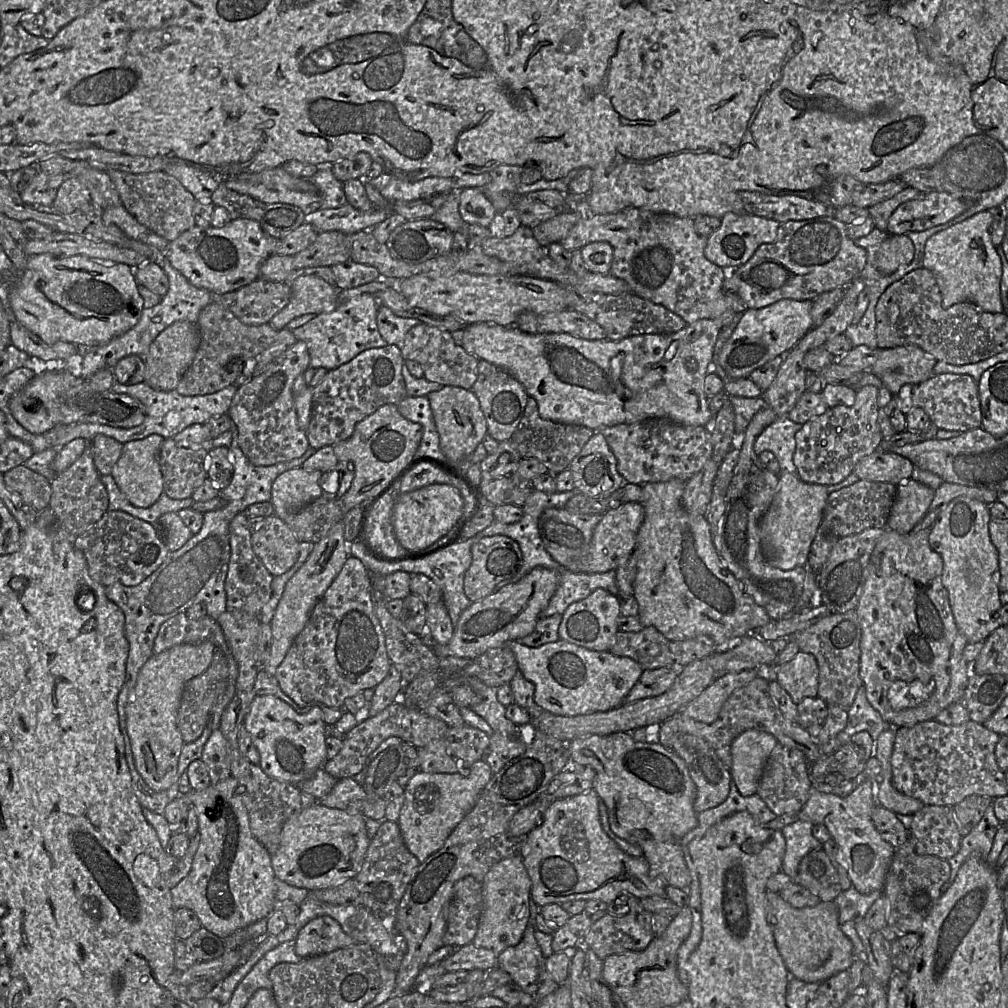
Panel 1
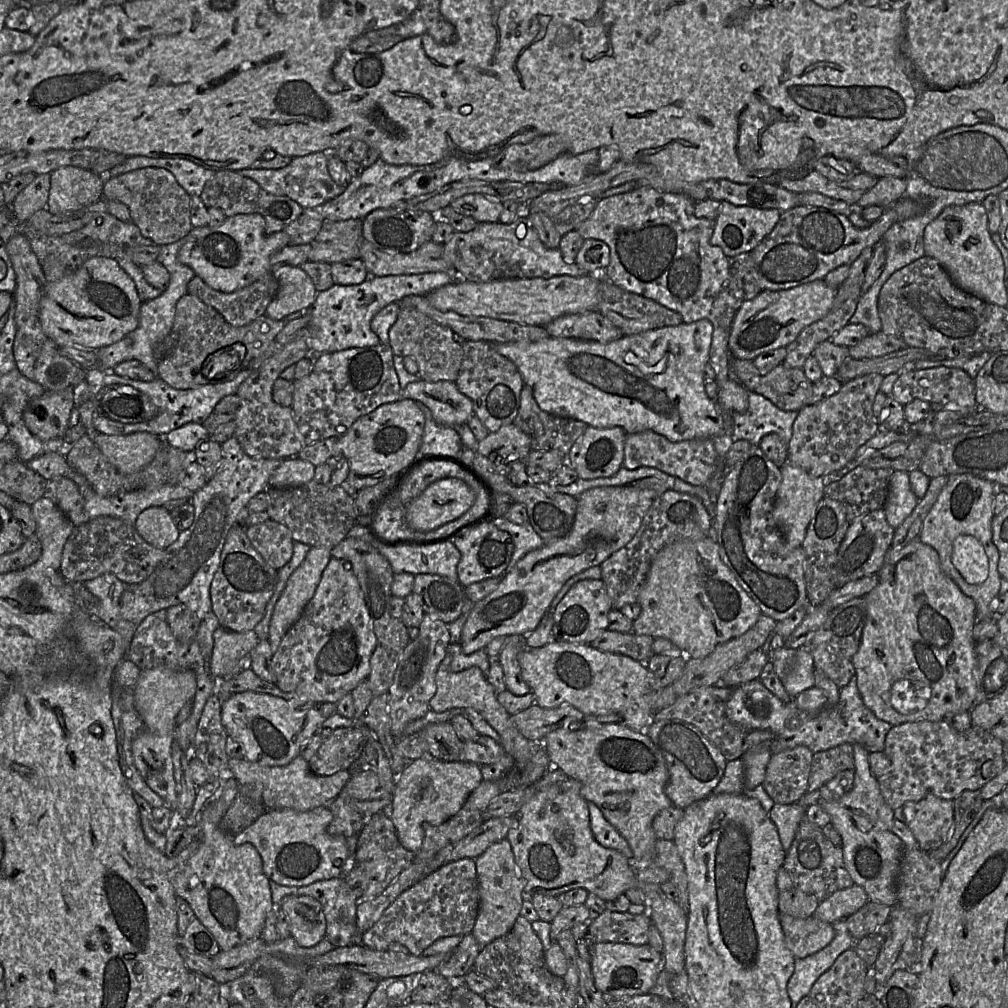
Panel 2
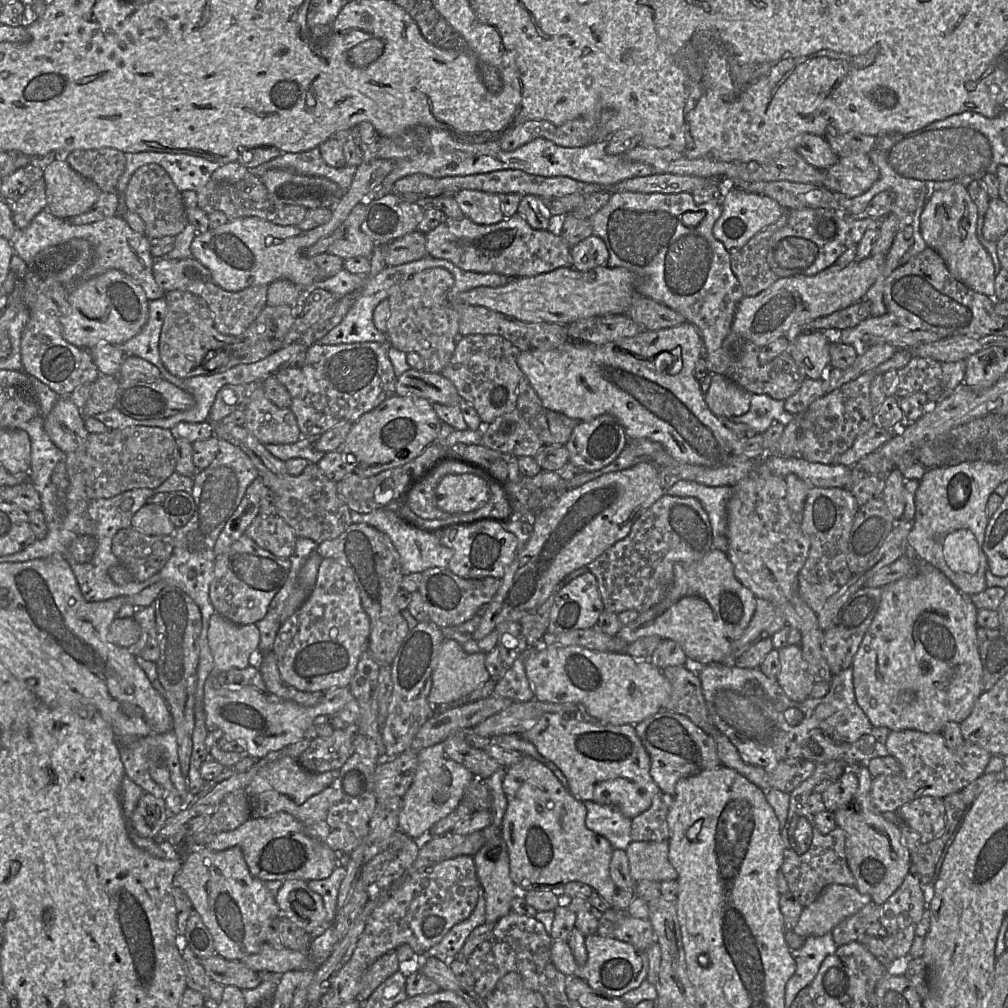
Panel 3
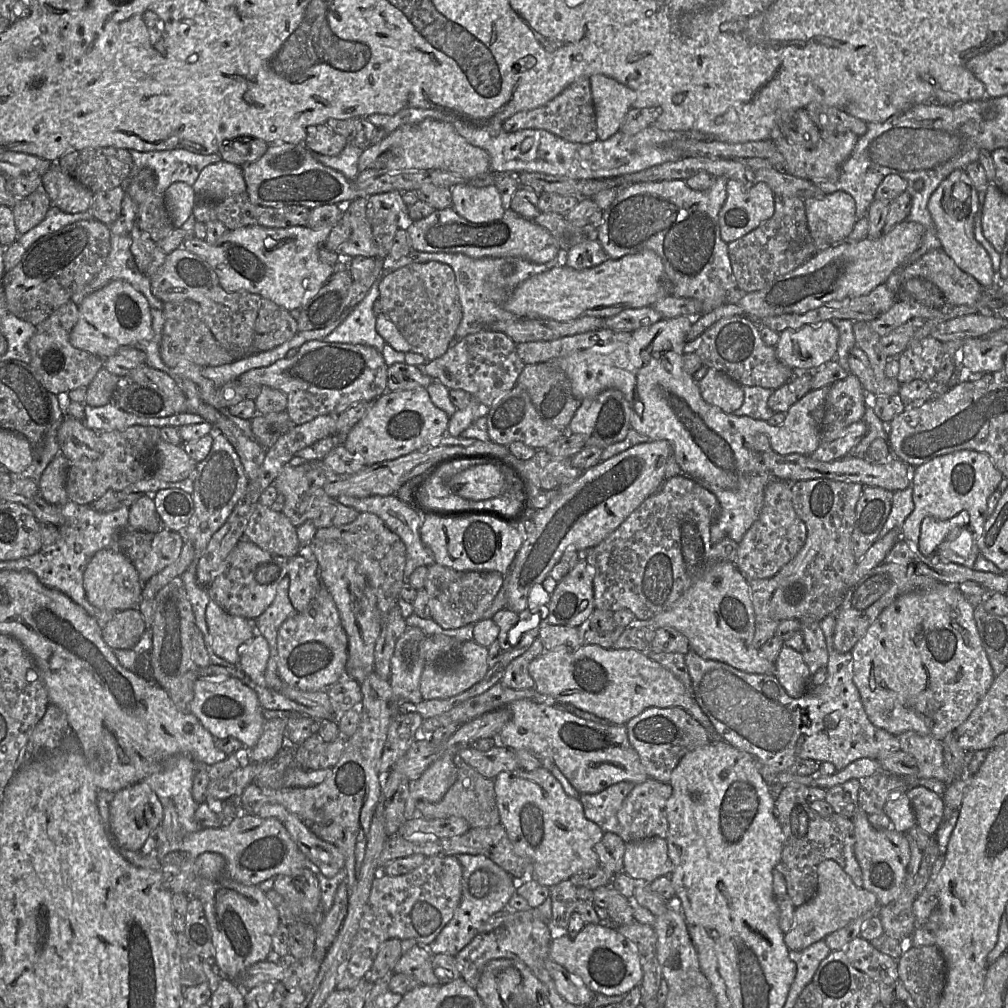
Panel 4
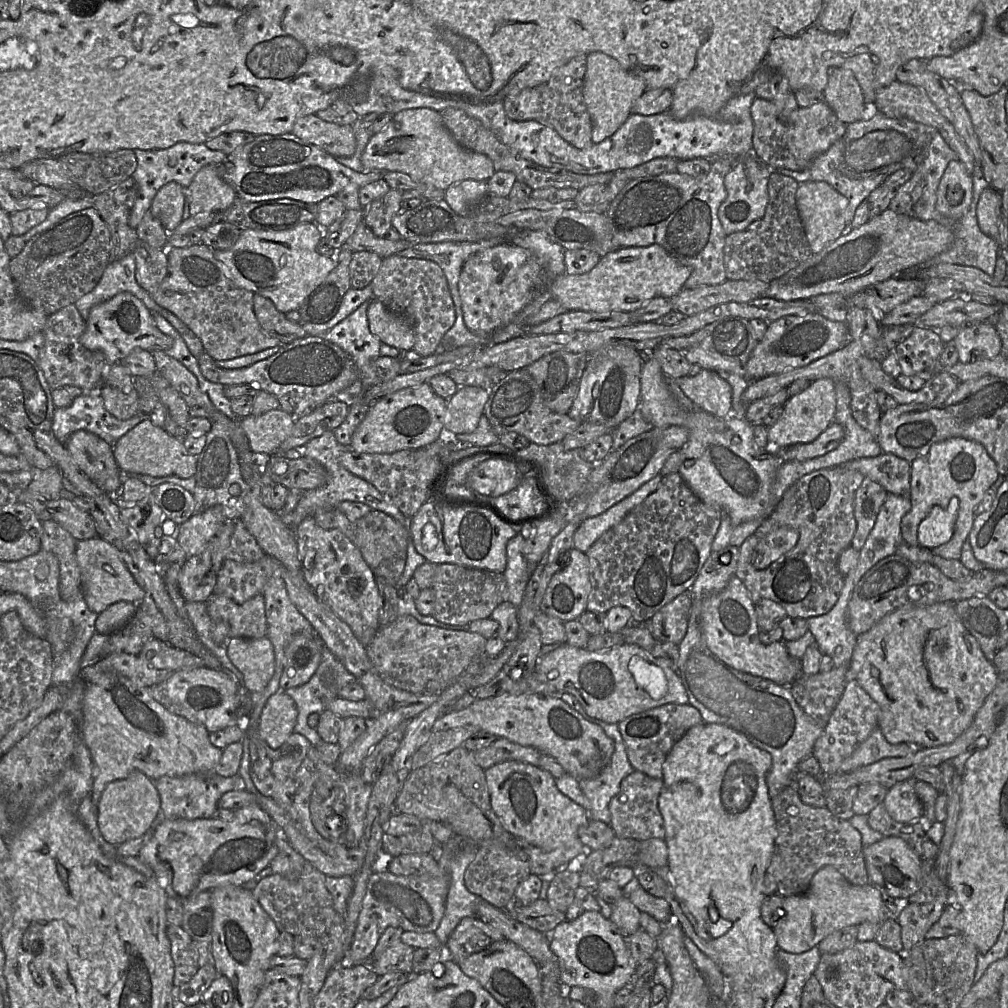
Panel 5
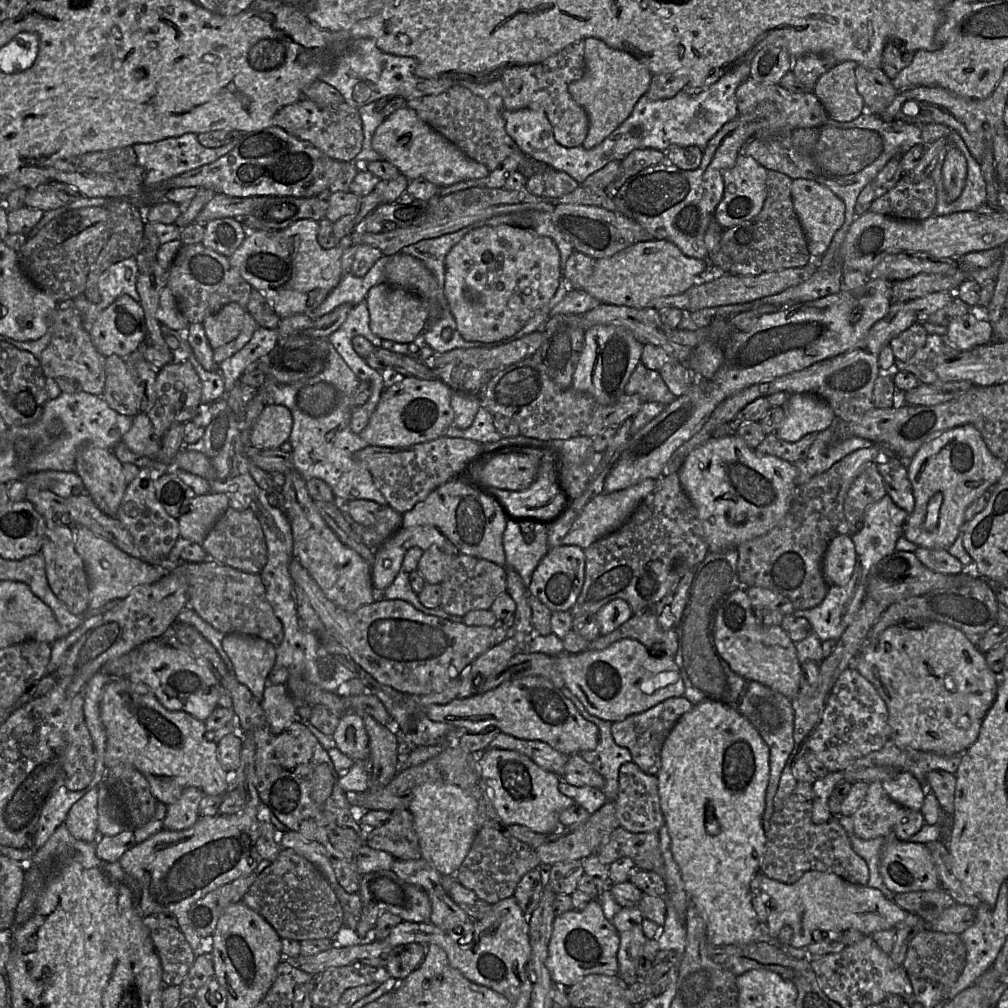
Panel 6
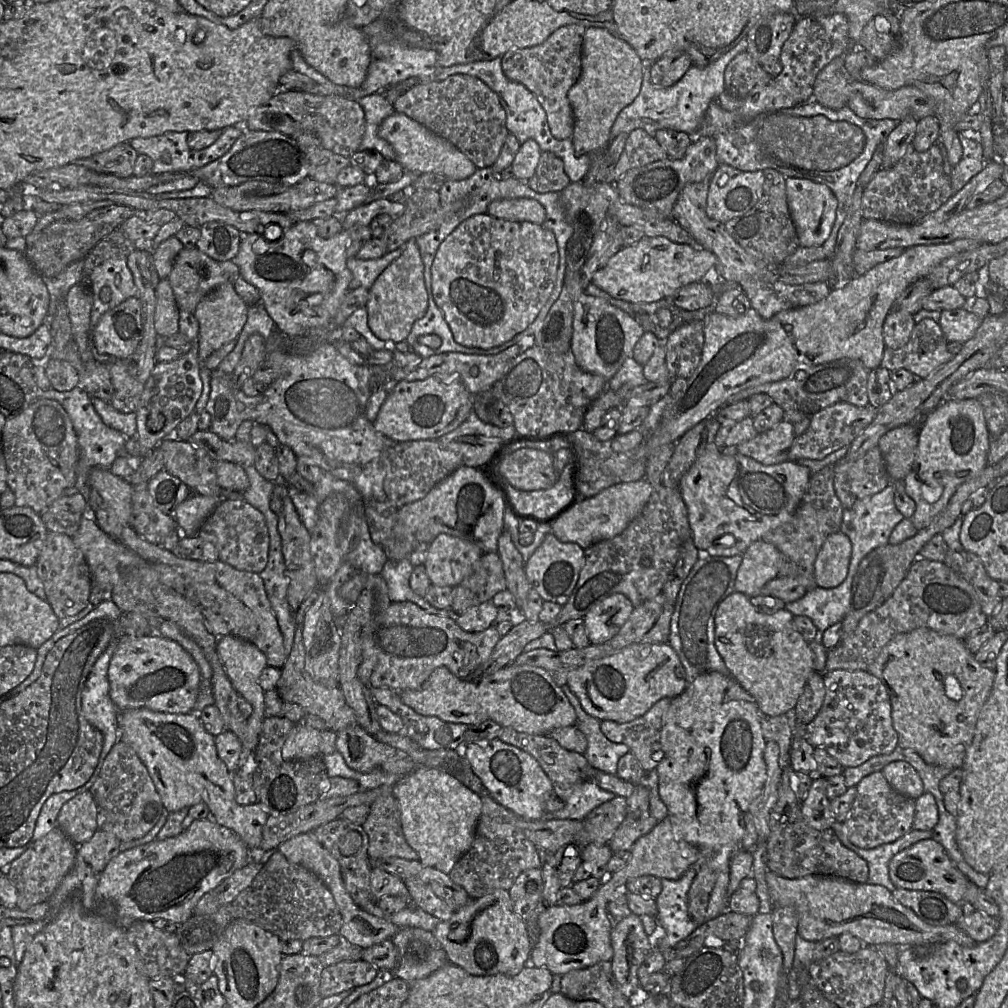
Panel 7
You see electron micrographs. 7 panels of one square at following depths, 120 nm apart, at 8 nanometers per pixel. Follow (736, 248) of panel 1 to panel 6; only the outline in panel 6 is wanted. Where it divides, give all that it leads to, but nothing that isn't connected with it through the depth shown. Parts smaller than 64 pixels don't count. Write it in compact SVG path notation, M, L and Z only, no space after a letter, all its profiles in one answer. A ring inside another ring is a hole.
M740 153L735 165L723 173L724 195L714 213L714 218L723 229L750 220L759 214L767 197L767 171L752 157Z

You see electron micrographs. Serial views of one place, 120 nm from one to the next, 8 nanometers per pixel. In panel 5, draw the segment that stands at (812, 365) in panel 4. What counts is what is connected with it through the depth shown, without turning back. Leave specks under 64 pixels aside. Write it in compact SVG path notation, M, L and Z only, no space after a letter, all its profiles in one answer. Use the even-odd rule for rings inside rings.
M815 312L803 316L788 315L782 317L768 324L766 333L749 357L745 377L754 381L806 366L843 348L850 339L846 323L831 321Z

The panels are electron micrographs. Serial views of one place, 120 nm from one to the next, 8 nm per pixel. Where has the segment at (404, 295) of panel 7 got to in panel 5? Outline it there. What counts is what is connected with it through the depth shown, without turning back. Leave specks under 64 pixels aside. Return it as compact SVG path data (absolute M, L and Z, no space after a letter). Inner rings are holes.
M376 298L369 301L367 317L369 330L382 343L402 351L414 349L414 328L408 317L390 311Z

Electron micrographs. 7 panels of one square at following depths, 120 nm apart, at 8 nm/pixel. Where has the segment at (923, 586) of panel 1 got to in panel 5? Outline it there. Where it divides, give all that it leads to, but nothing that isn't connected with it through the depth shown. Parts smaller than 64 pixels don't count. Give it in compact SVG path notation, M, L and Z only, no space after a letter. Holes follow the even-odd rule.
M938 602L930 606L903 607L890 612L868 631L857 636L850 661L850 677L878 704L878 727L890 744L908 743L919 748L932 748L952 743L971 725L976 713L996 686L999 672L986 659L975 637L961 622L954 604L955 602Z

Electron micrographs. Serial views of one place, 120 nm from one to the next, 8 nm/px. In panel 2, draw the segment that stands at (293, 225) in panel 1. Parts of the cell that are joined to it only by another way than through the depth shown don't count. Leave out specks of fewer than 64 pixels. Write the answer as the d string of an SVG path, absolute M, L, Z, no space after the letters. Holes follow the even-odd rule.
M232 170L216 171L214 176L206 182L199 197L207 208L219 208L226 217L237 214L261 214L265 218L267 232L271 233L283 230L304 212L304 209L291 198L270 194L253 179Z

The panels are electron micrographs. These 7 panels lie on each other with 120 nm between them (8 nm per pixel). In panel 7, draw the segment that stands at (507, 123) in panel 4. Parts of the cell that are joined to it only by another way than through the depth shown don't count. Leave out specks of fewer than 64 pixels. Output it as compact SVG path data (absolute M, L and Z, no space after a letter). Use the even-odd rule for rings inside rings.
M580 24L565 25L539 45L511 49L502 56L504 74L508 79L523 84L535 95L546 113L553 137L558 140L571 139L574 131L574 115L567 96L581 75L585 29Z

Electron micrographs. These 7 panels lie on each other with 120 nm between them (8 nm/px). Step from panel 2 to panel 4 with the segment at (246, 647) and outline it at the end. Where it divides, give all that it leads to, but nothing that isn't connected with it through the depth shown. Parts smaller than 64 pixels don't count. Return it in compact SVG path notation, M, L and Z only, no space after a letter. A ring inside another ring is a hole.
M210 600L206 608L206 623L214 653L238 666L239 646L257 633L253 621L231 615Z

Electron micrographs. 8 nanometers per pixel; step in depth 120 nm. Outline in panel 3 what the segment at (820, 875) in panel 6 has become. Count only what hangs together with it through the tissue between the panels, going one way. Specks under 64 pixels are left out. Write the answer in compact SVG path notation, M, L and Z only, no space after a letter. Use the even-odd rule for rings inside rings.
M830 884L823 889L819 897L810 906L803 909L793 932L805 938L823 936L832 932L839 923L856 914L870 902L872 902L870 895L860 893L856 887Z

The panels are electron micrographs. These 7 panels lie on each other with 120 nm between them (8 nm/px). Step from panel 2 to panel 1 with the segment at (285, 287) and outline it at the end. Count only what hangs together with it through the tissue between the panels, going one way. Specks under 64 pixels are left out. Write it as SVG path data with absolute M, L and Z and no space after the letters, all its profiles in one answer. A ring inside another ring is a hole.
M291 274L288 277L288 283L291 289L289 302L268 322L276 331L284 329L288 322L301 315L312 314L315 316L332 312L339 303L339 290L335 285L331 285L316 276L301 275L292 279Z

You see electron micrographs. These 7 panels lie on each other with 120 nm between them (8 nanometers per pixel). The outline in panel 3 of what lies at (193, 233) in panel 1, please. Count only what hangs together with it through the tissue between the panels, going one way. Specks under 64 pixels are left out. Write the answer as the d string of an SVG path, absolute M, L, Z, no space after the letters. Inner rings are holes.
M372 159L363 161L357 167L354 179L342 198L332 207L332 215L329 221L309 231L303 231L297 226L281 226L273 224L258 217L240 217L228 220L224 225L216 229L208 229L203 234L197 234L191 243L192 256L204 265L212 274L214 282L223 290L238 292L252 286L270 285L276 280L287 279L300 286L305 291L311 290L324 278L311 258L304 251L318 240L330 236L346 220L352 209L360 202L364 202L370 193L380 185L385 177L394 168L394 162L386 159Z

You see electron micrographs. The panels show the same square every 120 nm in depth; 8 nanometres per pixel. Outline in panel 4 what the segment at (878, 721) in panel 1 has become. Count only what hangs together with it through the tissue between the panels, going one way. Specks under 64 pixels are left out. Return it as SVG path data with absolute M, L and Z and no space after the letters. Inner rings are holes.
M836 613L828 615L819 621L819 624L825 636L828 651L827 679L820 686L808 687L807 692L800 698L790 697L774 674L746 673L726 663L704 659L691 649L684 655L695 701L724 741L752 755L758 761L762 778L769 786L776 782L776 777L780 773L788 771L798 760L830 762L835 766L836 771L841 771L856 760L862 758L878 760L881 755L901 751L900 742L896 736L876 727L869 720L859 691L853 682L852 653L840 653L834 648ZM833 712L840 715L839 724L835 729L827 729L824 719Z

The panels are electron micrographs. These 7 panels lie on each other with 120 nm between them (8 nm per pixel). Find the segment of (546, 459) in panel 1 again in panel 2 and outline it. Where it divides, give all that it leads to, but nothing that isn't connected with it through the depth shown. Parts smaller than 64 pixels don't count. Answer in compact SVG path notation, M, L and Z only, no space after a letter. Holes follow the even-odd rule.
M525 384L513 423L530 437L531 450L555 450L564 456L568 455L572 445L588 427L580 420L555 416L541 410L532 389Z

